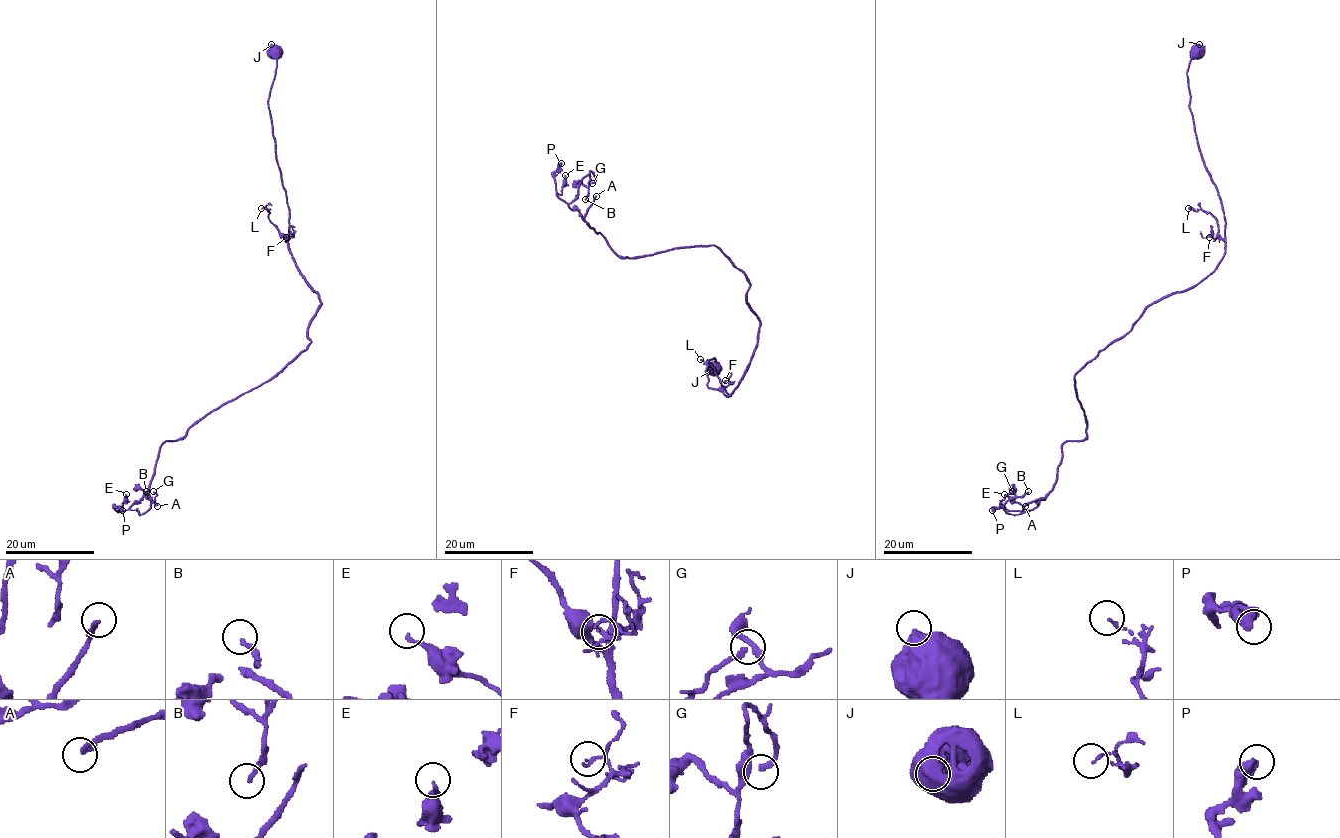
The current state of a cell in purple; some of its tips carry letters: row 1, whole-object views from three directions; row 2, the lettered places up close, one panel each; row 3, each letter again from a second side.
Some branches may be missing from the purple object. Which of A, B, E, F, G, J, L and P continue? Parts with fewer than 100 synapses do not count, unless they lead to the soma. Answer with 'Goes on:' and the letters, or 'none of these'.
Goes on: A

